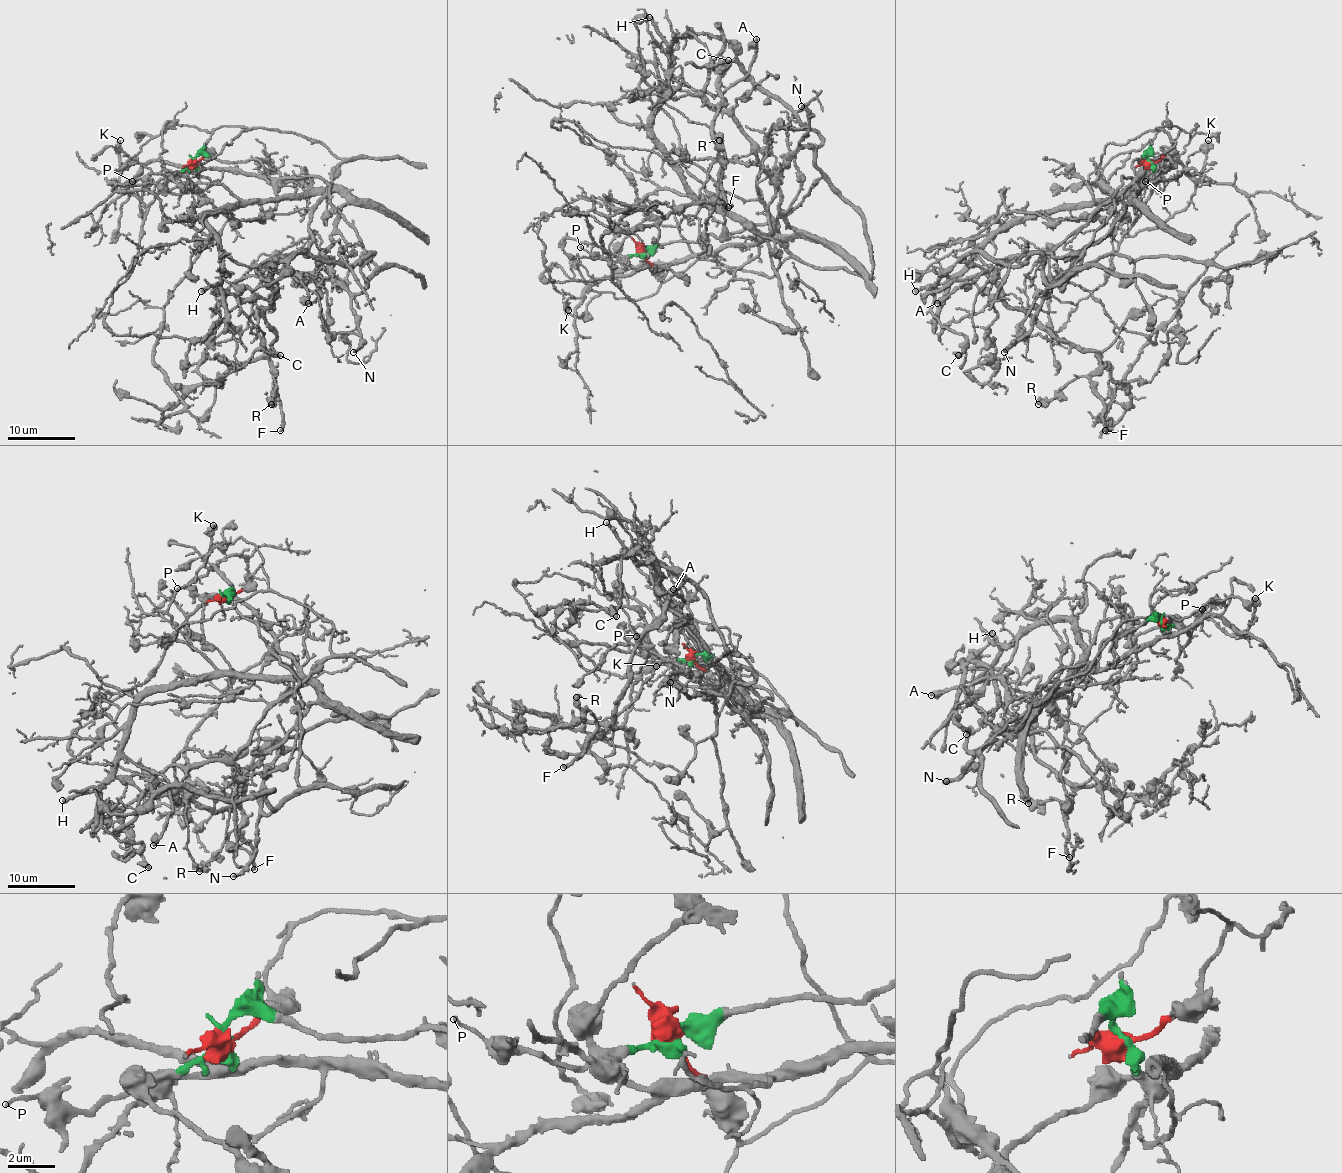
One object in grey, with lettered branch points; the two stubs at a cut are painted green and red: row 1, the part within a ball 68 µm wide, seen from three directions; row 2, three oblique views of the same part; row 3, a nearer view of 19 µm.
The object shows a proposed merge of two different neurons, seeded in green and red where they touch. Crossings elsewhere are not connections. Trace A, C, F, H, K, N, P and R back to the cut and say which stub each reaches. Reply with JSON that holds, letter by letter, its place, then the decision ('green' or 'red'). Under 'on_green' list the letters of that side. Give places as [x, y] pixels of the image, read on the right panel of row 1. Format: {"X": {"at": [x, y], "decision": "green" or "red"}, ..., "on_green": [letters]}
{"A": {"at": [937, 303], "decision": "green"}, "C": {"at": [958, 355], "decision": "green"}, "F": {"at": [1105, 430], "decision": "green"}, "H": {"at": [915, 291], "decision": "green"}, "K": {"at": [1208, 140], "decision": "green"}, "N": {"at": [1004, 352], "decision": "green"}, "P": {"at": [1145, 181], "decision": "green"}, "R": {"at": [1038, 404], "decision": "green"}, "on_green": ["A", "C", "F", "H", "K", "N", "P", "R"]}

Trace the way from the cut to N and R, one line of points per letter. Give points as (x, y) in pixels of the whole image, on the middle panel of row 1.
N: (642, 251), (730, 236), (783, 216), (824, 176), (813, 151), (800, 144), (808, 112), (802, 106)
R: (642, 251), (720, 236), (725, 221), (652, 131), (671, 80), (725, 89), (713, 127), (718, 201), (720, 139)

